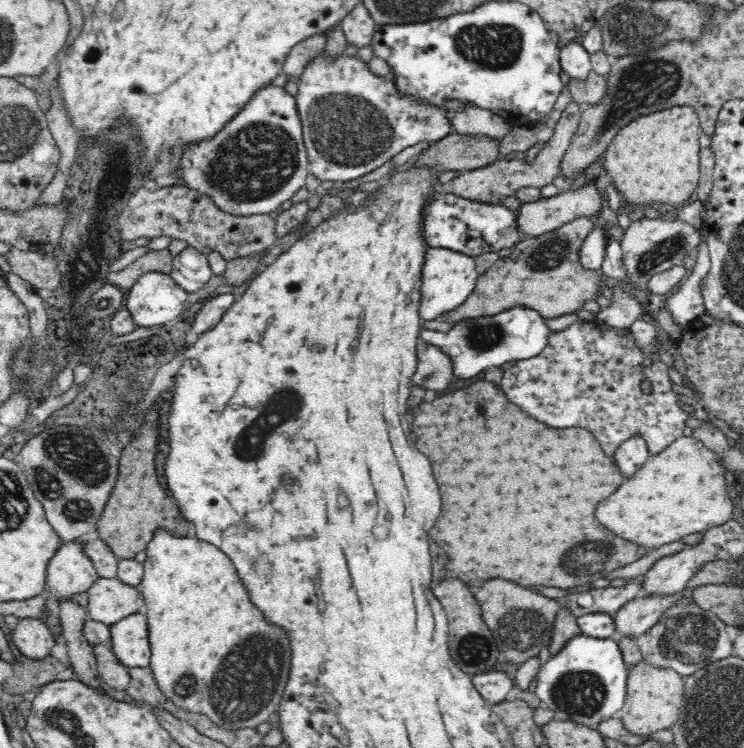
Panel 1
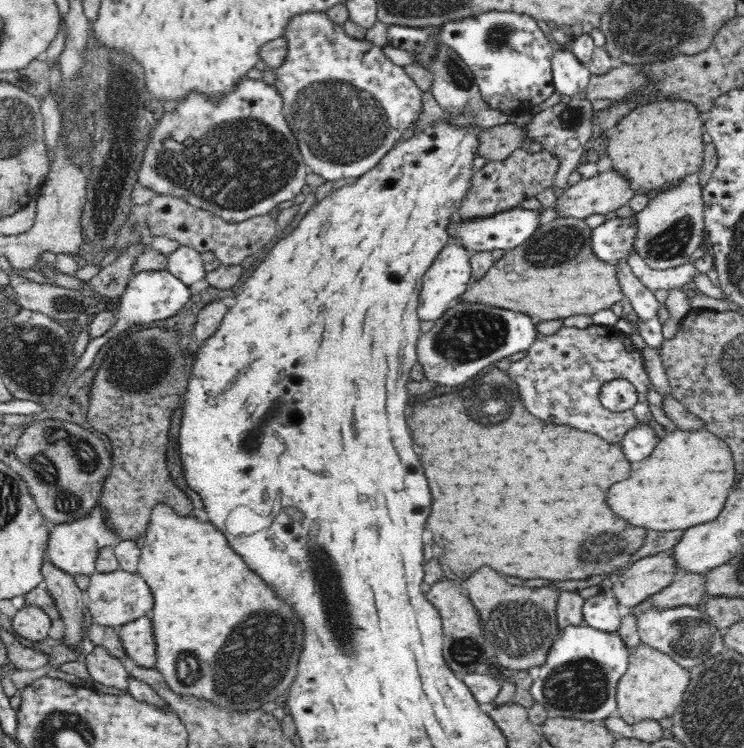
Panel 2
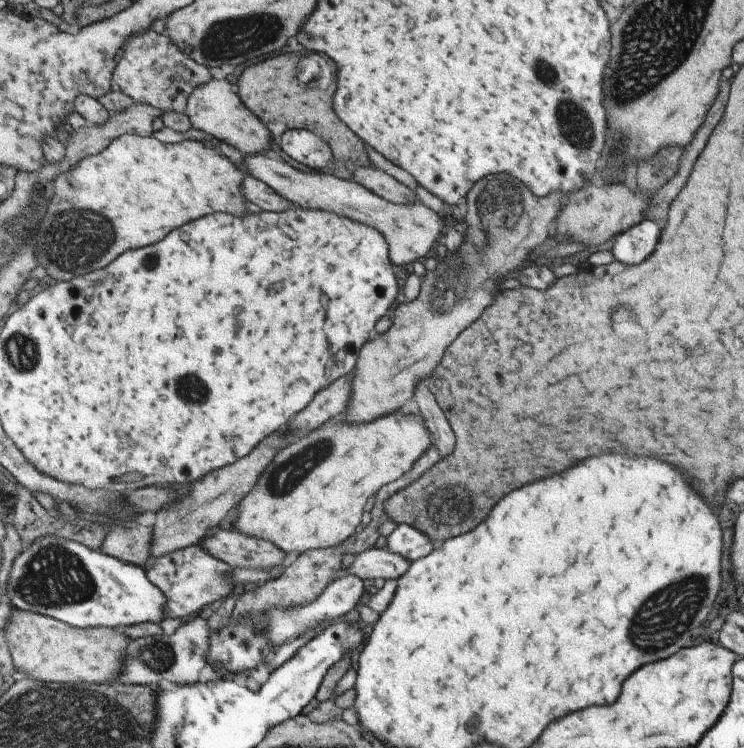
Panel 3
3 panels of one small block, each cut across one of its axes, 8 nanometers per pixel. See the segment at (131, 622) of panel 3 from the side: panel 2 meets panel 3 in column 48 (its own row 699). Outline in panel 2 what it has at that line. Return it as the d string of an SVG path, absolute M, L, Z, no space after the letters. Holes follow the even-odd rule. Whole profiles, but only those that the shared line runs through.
M586 624L566 626L554 639L548 651L547 659L540 666L539 677L531 686L532 696L541 704L550 718L576 718L590 722L602 722L616 713L616 686L626 674L629 660L629 648L617 632L602 632Z

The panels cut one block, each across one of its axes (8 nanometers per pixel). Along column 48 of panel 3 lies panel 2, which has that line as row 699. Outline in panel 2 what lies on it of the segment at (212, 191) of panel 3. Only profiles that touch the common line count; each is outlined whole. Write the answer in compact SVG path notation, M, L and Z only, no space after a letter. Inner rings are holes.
M160 502L152 508L150 520L145 532L145 541L141 548L137 573L148 584L153 594L153 607L150 619L156 643L155 668L162 673L168 686L176 694L186 694L209 700L212 704L221 705L228 712L248 712L258 710L268 702L274 702L280 694L292 686L298 672L297 662L304 644L303 622L293 608L283 602L268 583L264 583L256 573L242 560L242 557L229 545L227 538L209 520L198 521L193 514L178 516L171 506Z

